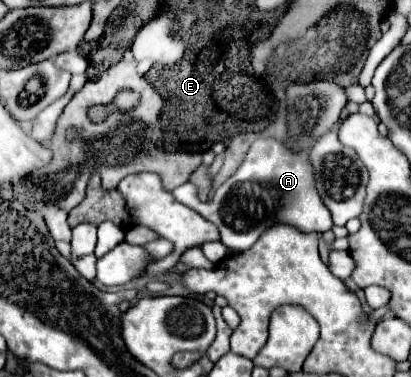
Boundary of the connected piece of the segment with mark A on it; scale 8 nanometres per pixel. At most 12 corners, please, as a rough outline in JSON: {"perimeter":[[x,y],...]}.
{"perimeter":[[253,141],[197,211],[231,251],[333,227],[309,155]]}

